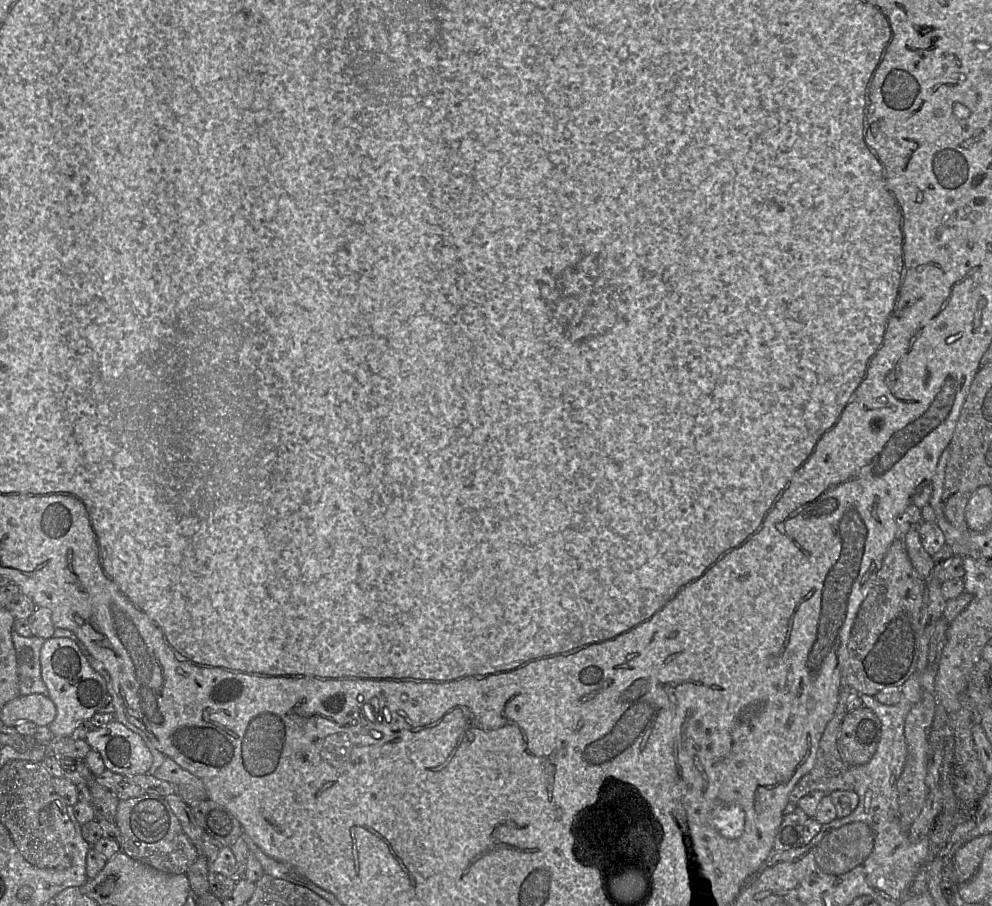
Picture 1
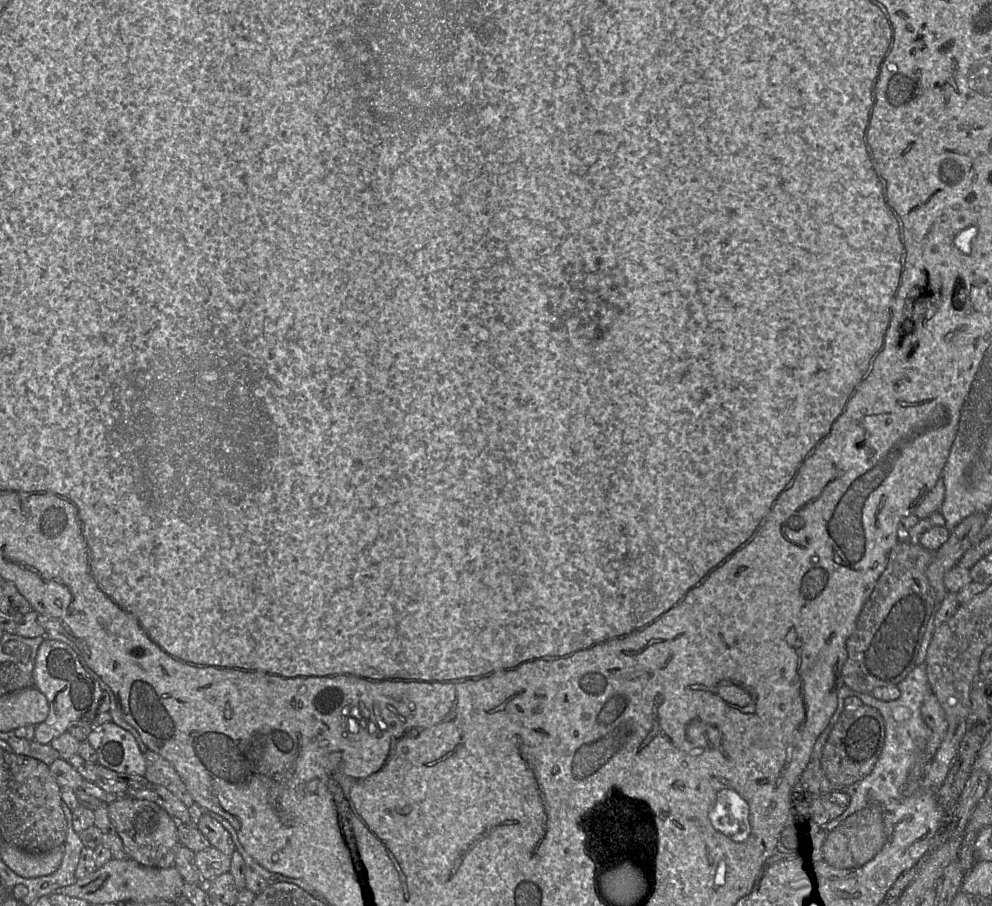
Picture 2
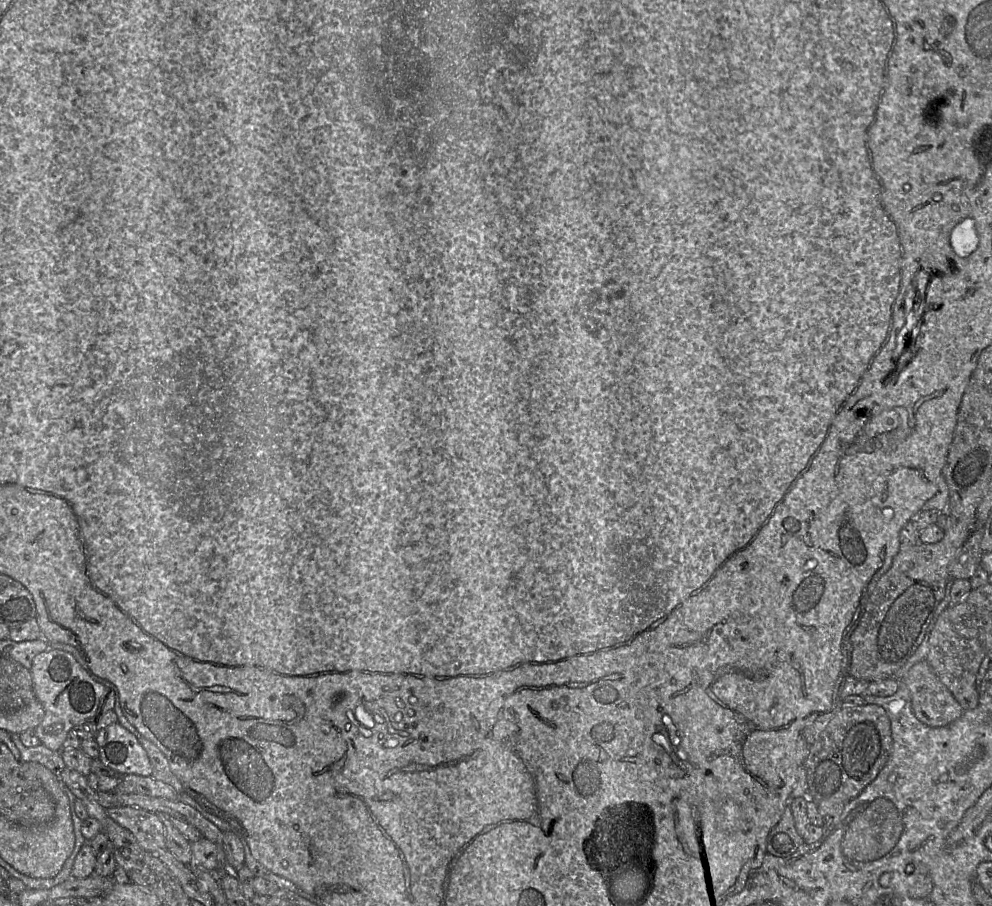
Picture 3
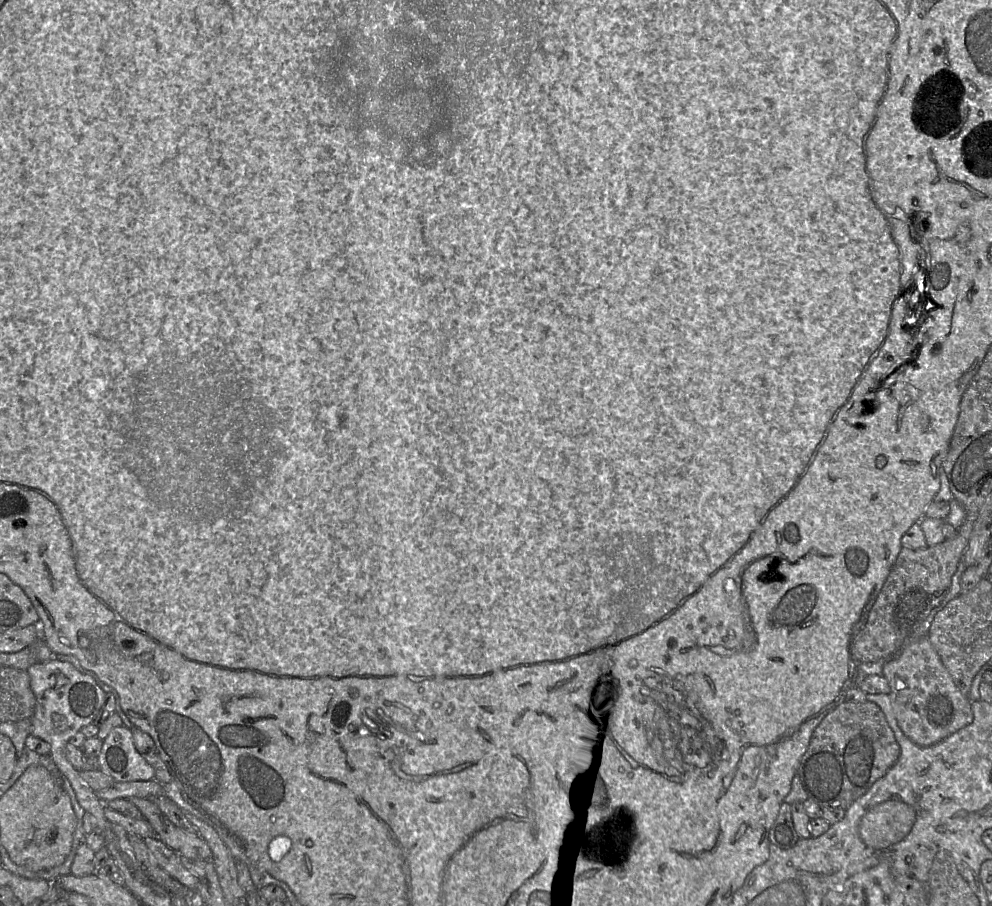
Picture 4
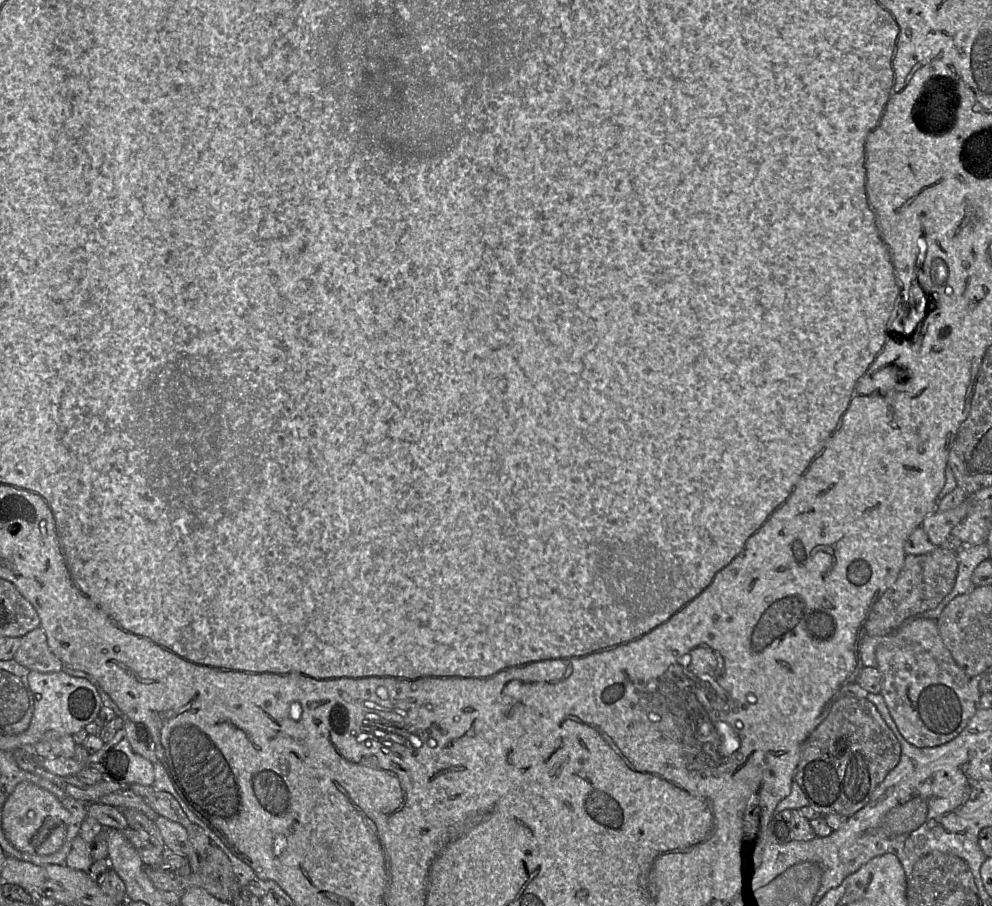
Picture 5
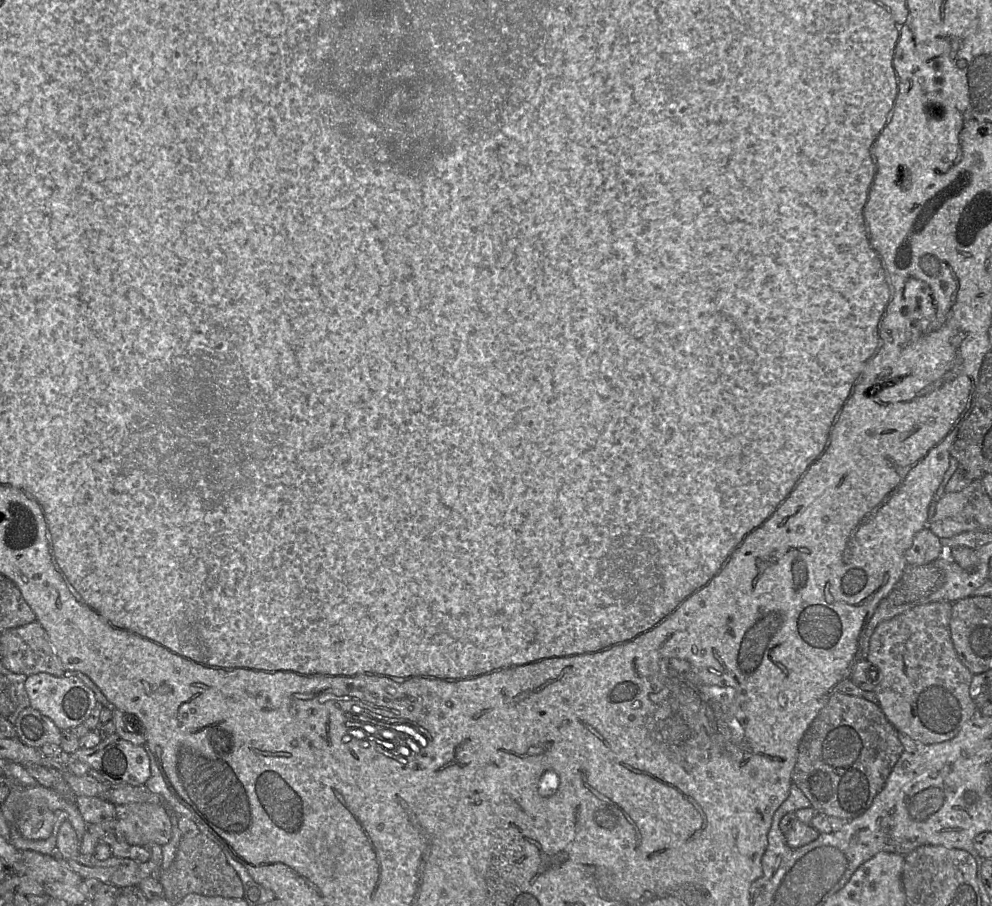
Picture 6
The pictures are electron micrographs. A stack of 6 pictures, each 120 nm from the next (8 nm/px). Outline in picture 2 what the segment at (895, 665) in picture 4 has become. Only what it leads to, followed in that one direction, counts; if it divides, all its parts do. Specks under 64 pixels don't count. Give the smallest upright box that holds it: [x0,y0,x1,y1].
[921,692,948,758]

